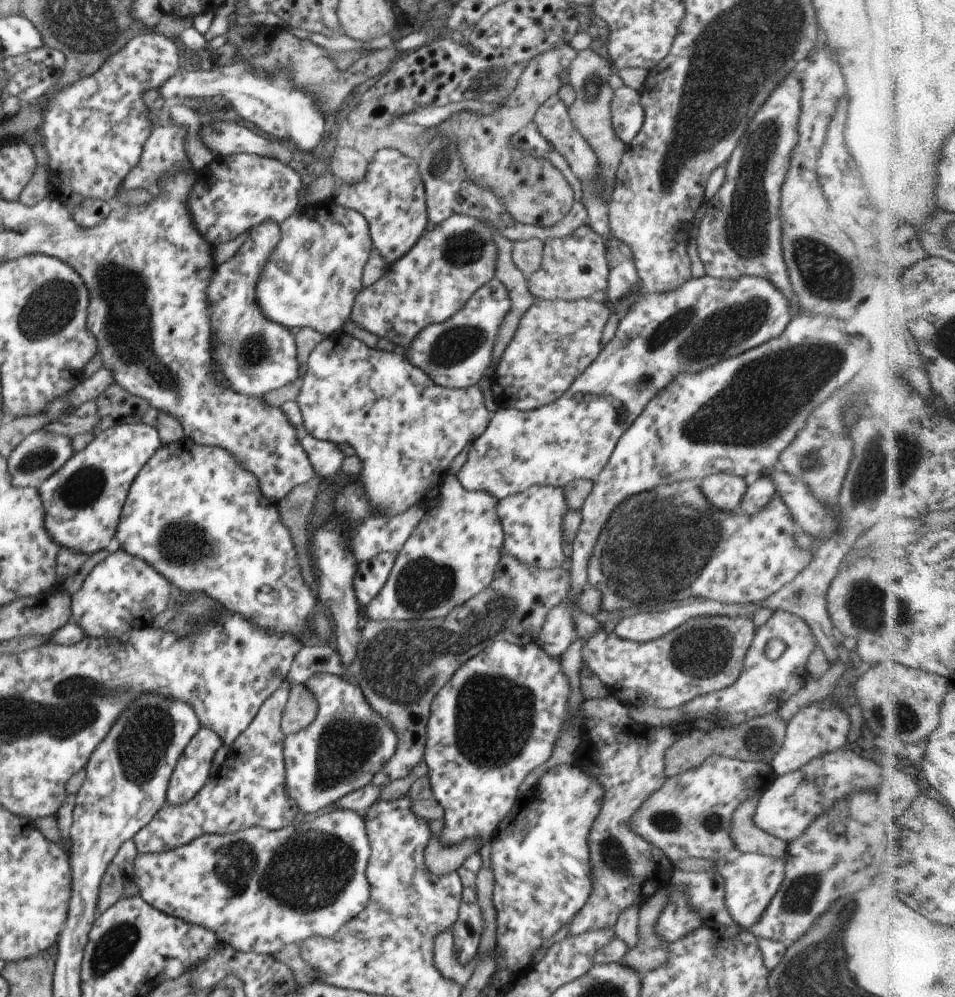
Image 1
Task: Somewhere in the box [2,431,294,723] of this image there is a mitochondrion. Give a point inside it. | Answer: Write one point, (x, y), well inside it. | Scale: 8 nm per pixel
(181, 542)

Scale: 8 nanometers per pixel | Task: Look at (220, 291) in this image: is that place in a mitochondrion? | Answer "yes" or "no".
no

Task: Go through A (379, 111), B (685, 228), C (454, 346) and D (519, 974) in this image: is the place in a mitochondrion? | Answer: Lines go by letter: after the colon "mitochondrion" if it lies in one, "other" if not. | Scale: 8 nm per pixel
A: other
B: other
C: mitochondrion
D: other

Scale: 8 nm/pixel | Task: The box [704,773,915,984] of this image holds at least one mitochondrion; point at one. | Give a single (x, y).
(802, 897)

